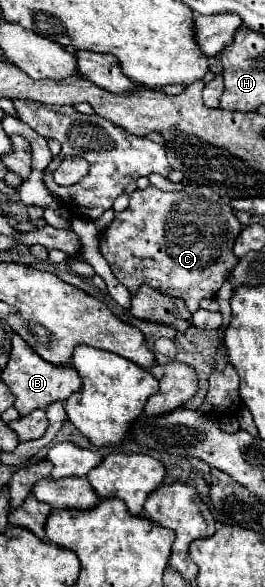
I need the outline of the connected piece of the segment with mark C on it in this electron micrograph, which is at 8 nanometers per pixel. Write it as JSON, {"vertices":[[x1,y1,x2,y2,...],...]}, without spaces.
{"vertices":[[150,184,130,196,130,206,124,212,114,214,112,224,100,234,100,252,108,260,114,276,130,290,130,294,136,294,140,286,146,284,166,296,184,300,186,308,196,312,200,308,198,302,202,298,214,298,224,284,226,274,236,266,238,258,234,256,232,246,240,230,242,224,232,206,224,202,222,196,216,196,212,188,188,184,178,192,164,192]]}

